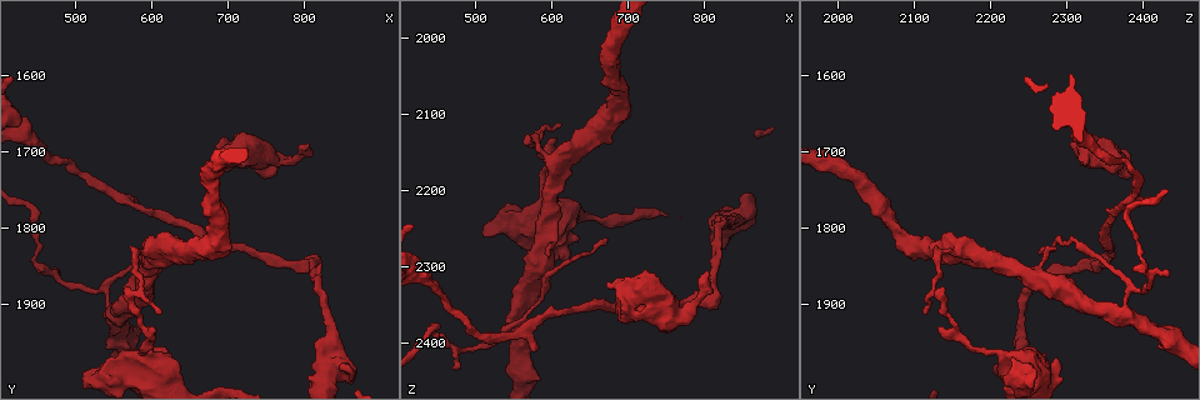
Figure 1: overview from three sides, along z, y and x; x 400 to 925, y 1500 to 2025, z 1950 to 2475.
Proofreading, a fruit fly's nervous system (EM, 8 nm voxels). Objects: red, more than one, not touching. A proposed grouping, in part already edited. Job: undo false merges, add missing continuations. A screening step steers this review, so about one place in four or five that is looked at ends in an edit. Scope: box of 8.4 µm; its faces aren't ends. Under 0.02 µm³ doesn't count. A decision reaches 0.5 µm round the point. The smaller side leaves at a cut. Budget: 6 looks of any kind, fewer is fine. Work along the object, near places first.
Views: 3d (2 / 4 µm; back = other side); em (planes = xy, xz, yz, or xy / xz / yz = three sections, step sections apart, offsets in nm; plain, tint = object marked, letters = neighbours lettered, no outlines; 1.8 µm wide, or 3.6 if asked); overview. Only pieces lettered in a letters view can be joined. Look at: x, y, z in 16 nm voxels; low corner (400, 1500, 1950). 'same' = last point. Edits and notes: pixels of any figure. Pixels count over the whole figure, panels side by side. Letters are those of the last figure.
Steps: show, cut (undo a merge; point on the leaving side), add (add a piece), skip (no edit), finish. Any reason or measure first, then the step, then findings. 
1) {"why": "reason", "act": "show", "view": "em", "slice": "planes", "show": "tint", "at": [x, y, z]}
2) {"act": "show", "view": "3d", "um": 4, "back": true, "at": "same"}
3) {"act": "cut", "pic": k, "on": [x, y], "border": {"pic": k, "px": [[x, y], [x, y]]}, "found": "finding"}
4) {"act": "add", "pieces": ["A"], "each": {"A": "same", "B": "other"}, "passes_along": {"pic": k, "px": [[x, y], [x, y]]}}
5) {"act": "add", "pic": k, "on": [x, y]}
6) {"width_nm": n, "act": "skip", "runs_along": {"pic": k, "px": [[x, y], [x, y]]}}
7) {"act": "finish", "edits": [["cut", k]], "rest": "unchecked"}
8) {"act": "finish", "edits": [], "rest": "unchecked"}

{"act": "show", "view": "em", "um": 3.6, "slice": "yz", "step": 4, "show": "letters", "at": [430, 1675, 2315]}

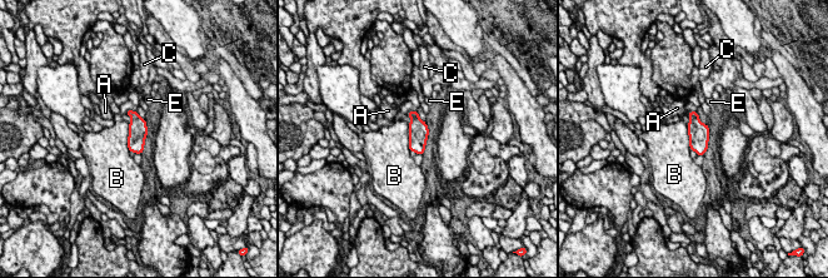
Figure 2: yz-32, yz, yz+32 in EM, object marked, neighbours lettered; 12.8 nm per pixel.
{"width_nm": 260, "act": "skip", "each": {"A": "other", "B": "other", "C": "other", "E": "other"}, "border": {"pic": 2, "px": [[128, 123], [129, 152]]}, "found": "all the same cell"}

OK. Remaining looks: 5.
{"why": "branch stops here", "act": "show", "view": "em", "slice": "planes", "show": "letters", "at": [675, 1715, 2325]}

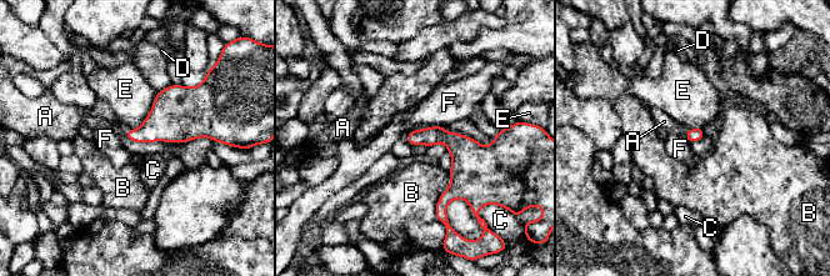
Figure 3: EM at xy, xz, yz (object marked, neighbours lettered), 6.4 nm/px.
{"act": "add", "pieces": ["A"], "each": {"A": "same", "B": "other", "C": "other", "D": "other", "E": "other", "F": "other"}, "passes_along": {"pic": 3, "px": [[165, 123], [128, 131], [101, 109]]}, "found": "it goes on there"}

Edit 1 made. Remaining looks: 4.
{"why": "an open end", "act": "show", "view": "em", "slice": "planes", "show": "letters", "at": [810, 1695, 2305]}

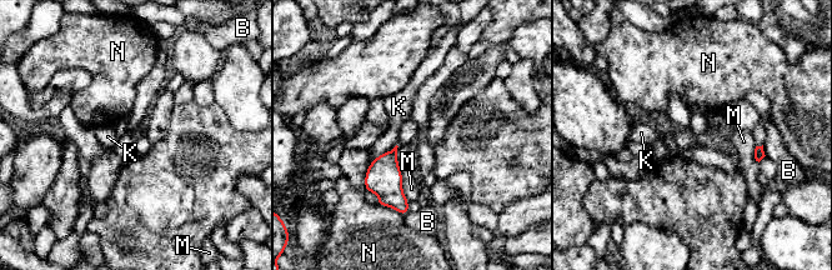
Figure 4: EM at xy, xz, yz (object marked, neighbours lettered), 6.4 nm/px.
{"act": "skip", "each": {"B": "other", "K": "other", "M": "other", "N": "other"}, "border": {"pic": 4, "px": [[396, 144], [375, 158]]}, "found": "none of them fits"}

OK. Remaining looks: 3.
{"act": "finish", "edits": [["add", 3]], "rest": "unchecked"}

